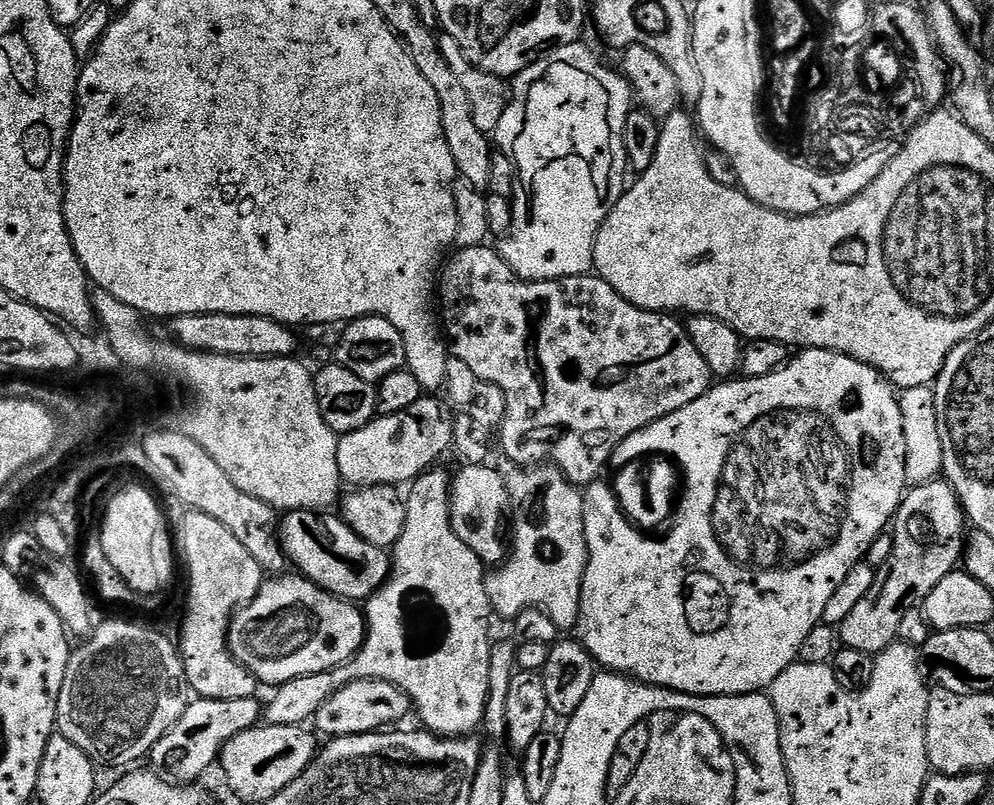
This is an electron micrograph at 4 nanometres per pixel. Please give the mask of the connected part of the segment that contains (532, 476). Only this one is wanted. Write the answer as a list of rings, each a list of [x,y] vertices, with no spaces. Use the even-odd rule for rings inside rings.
[[[512,466],[509,469],[509,472],[506,472],[506,483],[508,485],[508,499],[511,507],[514,509],[514,516],[516,512],[516,537],[511,537],[510,555],[507,557],[506,563],[495,570],[489,571],[484,582],[486,594],[492,603],[492,611],[497,617],[509,616],[509,618],[515,618],[521,612],[525,612],[528,609],[540,609],[552,619],[557,630],[564,630],[564,628],[575,629],[580,623],[582,578],[584,577],[586,562],[588,561],[588,547],[586,546],[586,534],[584,533],[584,498],[581,489],[577,485],[570,483],[559,468],[551,466]]]

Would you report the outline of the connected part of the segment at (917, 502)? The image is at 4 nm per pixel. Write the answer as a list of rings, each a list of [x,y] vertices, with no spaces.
[[[937,478],[909,487],[894,517],[890,558],[876,569],[874,586],[838,626],[838,640],[845,648],[879,654],[897,643],[904,612],[917,607],[946,578],[957,571],[966,543],[966,517],[956,491],[948,481]]]

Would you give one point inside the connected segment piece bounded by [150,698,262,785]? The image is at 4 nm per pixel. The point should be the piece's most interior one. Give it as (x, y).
(194, 742)

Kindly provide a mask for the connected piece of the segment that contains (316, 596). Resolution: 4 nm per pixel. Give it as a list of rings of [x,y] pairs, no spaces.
[[[299,574],[288,575],[265,579],[255,598],[243,608],[237,608],[228,624],[230,654],[261,685],[279,686],[303,676],[331,672],[332,669],[353,660],[364,644],[366,616],[361,609],[360,612],[356,609],[359,607],[353,601],[330,594],[319,588],[313,580]]]

